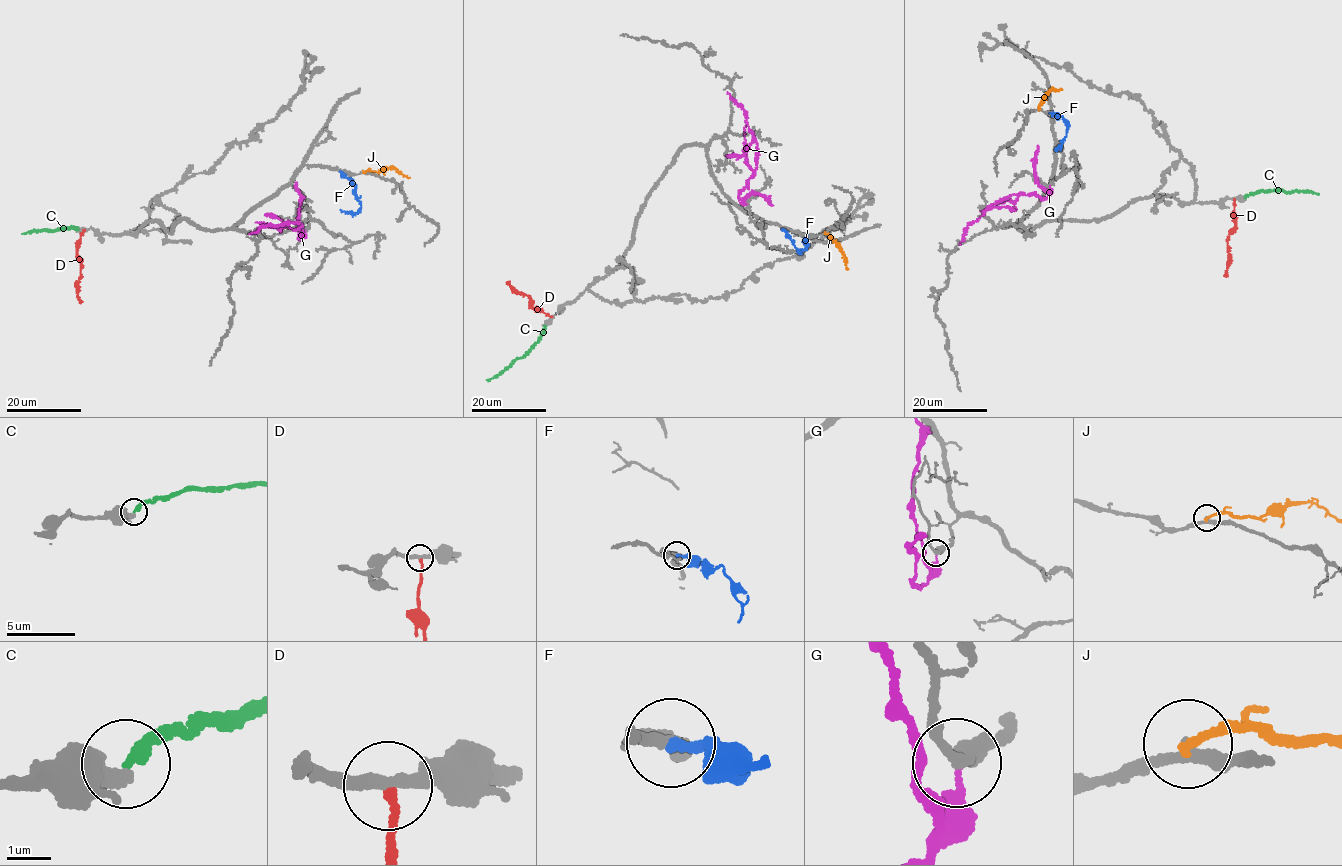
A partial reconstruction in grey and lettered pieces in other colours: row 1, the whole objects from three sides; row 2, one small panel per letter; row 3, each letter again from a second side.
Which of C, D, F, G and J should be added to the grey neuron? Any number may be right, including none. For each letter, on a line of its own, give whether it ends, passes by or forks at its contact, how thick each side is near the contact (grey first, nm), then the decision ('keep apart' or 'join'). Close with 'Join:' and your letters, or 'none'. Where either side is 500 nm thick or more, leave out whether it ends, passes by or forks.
C: it ends; calibres 300 and 200 nm; join
D: it ends; calibres 280 and 200 nm; keep apart
F: it ends; calibres 240 and 200 nm; keep apart
G: it ends; calibres 320 and 180 nm; keep apart
J: it ends; calibres 280 and 190 nm; keep apart
Join: C

